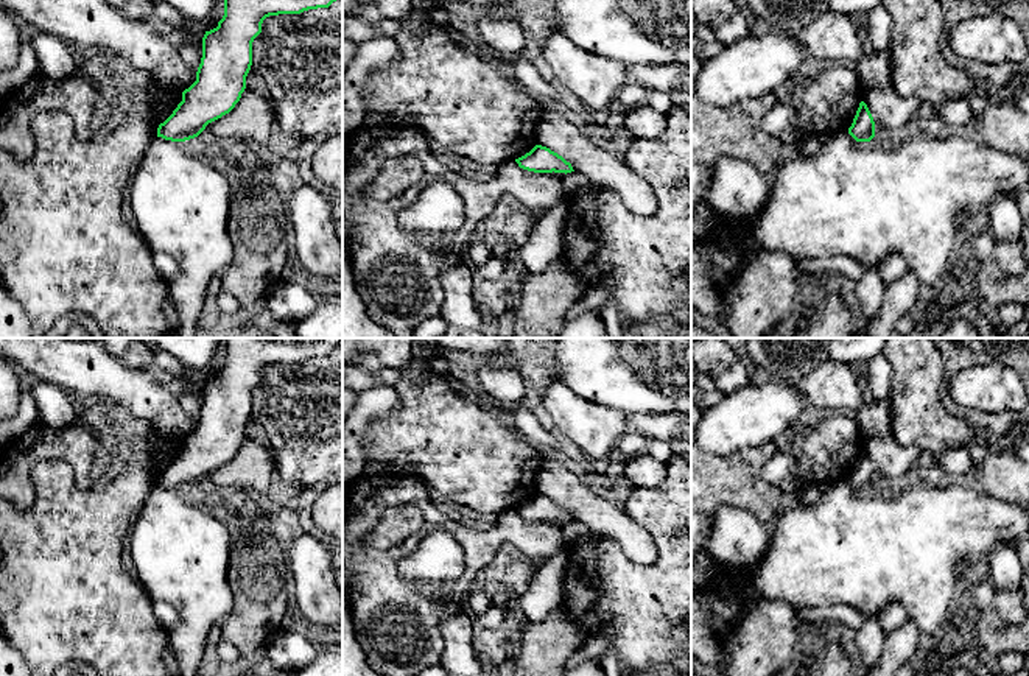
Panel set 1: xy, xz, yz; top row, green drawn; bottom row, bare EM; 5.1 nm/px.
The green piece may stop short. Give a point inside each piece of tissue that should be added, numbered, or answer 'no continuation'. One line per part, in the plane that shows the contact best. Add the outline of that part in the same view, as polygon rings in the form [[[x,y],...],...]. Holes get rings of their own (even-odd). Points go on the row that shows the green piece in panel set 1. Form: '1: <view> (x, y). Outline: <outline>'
no continuation

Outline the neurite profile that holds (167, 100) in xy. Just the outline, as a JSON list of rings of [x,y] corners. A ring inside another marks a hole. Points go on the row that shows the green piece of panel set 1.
[[[159,84],[154,98],[156,118],[163,123],[182,101],[182,90],[165,89]]]

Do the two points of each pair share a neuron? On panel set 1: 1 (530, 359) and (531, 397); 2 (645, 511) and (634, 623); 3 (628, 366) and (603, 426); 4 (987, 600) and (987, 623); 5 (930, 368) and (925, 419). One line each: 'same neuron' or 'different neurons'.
1: same neuron
2: same neuron
3: different neurons
4: different neurons
5: same neuron

